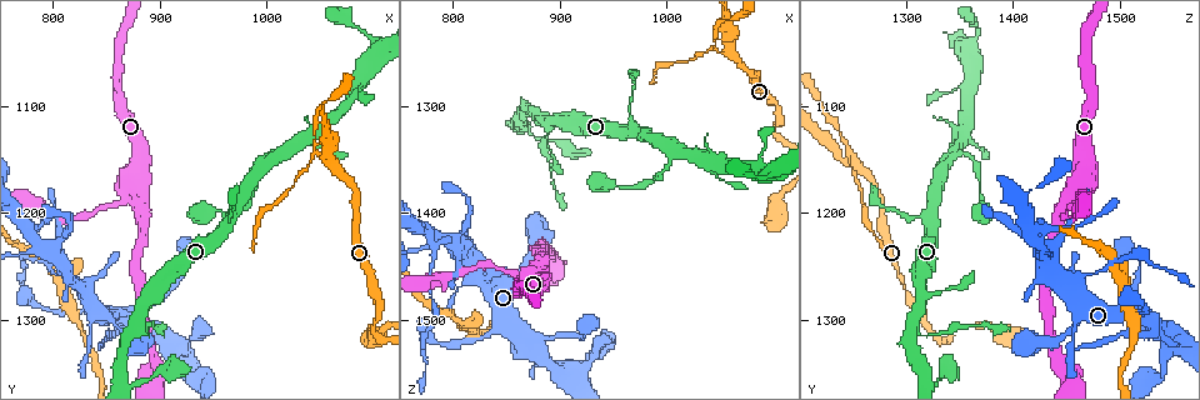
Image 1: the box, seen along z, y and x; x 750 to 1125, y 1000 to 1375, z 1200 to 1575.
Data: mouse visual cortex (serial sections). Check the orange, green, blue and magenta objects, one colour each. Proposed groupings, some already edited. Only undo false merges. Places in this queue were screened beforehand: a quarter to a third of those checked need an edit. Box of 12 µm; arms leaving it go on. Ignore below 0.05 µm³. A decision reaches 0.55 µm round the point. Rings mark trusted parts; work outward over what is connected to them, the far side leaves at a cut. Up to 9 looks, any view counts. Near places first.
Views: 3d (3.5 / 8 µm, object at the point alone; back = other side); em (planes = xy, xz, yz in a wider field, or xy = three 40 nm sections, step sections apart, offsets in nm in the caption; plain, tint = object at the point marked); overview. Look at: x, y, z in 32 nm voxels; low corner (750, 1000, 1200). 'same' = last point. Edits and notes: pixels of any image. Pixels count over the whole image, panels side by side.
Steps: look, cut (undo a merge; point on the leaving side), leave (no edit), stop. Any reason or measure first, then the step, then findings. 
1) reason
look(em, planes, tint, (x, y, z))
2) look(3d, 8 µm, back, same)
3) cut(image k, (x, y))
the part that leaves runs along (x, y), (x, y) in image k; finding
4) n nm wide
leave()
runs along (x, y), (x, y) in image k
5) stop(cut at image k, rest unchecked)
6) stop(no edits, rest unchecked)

abrupt turn
look(3d, 3.5 µm, (876, 1306, 1306))

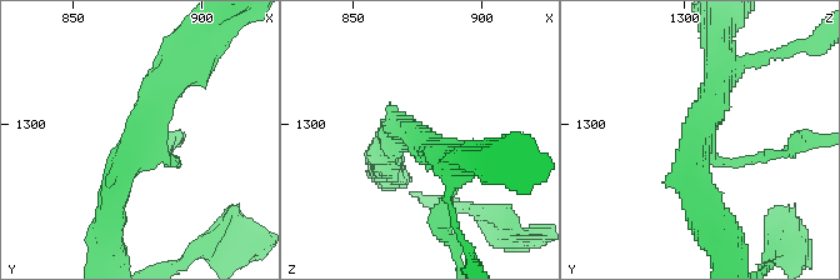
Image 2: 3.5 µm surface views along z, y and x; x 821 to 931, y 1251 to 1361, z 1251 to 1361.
3 arms; arms of 100, 350, 400 nm
look(em, xy, step 1, tint, (877, 1307, 1305))

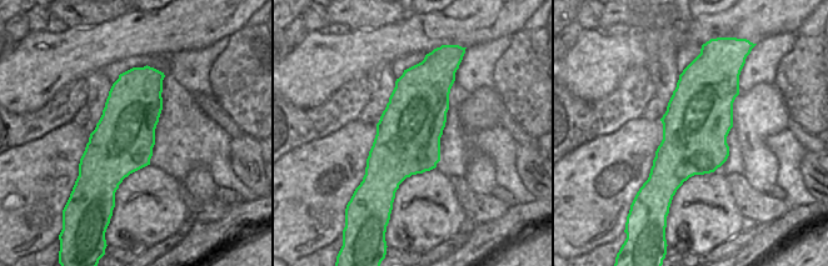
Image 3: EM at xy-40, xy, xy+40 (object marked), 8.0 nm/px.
cut it another way
look(em, planes, tint, same)

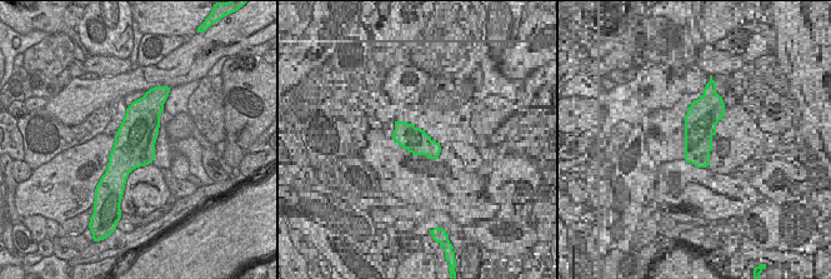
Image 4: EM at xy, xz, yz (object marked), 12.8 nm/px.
leave()
all the same cell

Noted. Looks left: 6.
thick turns thin
look(3d, 3.5 µm, back, (780, 1214, 1426))

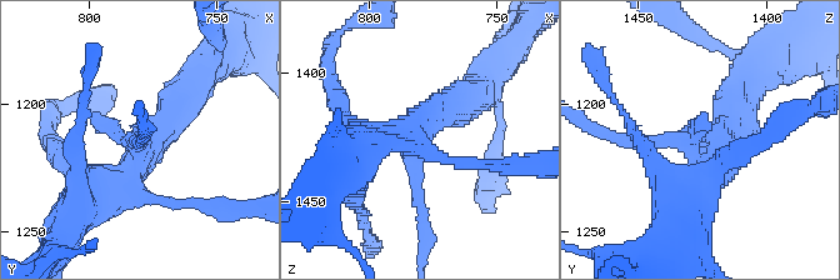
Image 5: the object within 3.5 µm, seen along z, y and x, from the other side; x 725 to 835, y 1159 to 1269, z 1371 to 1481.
look(em, planes, tint, (781, 1213, 1427))

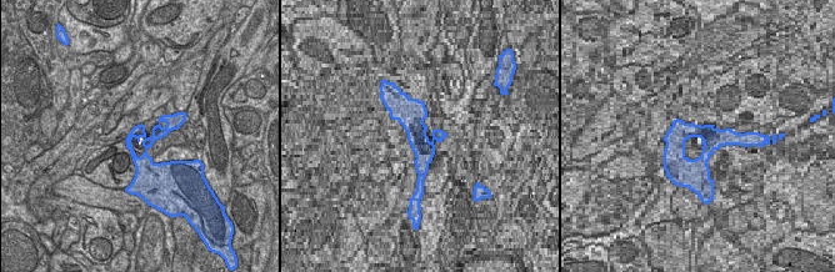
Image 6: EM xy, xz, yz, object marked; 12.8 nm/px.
220 nm wide
leave()
runs along (704, 181), (716, 135), (618, 139) in image 5; all the same cell

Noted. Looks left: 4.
sudden change in width
look(3d, 3.5 µm, back, (810, 1256, 1466))

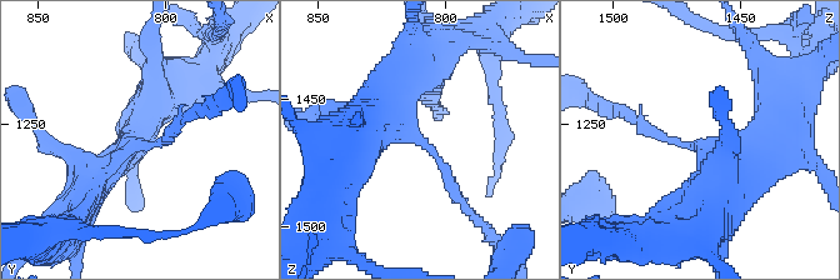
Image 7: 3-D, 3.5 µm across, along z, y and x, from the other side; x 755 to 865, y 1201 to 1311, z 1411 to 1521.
arms of 150, 400 nm; shape alone is not enough
look(em, planes, plain, (807, 1260, 1468))

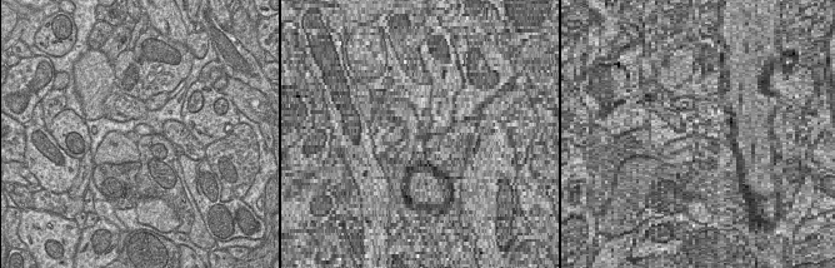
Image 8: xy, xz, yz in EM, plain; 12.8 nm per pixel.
look(em, planes, tint, same)

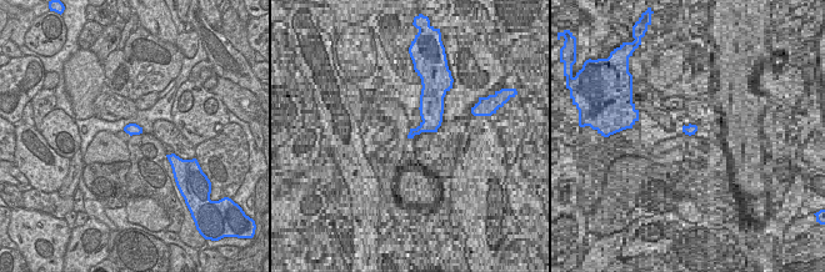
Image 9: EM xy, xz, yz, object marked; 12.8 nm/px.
leave()
runs along (368, 113), (429, 148), (464, 205) in image 7; all the same cell

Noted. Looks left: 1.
stop(no edits, rest unchecked)

